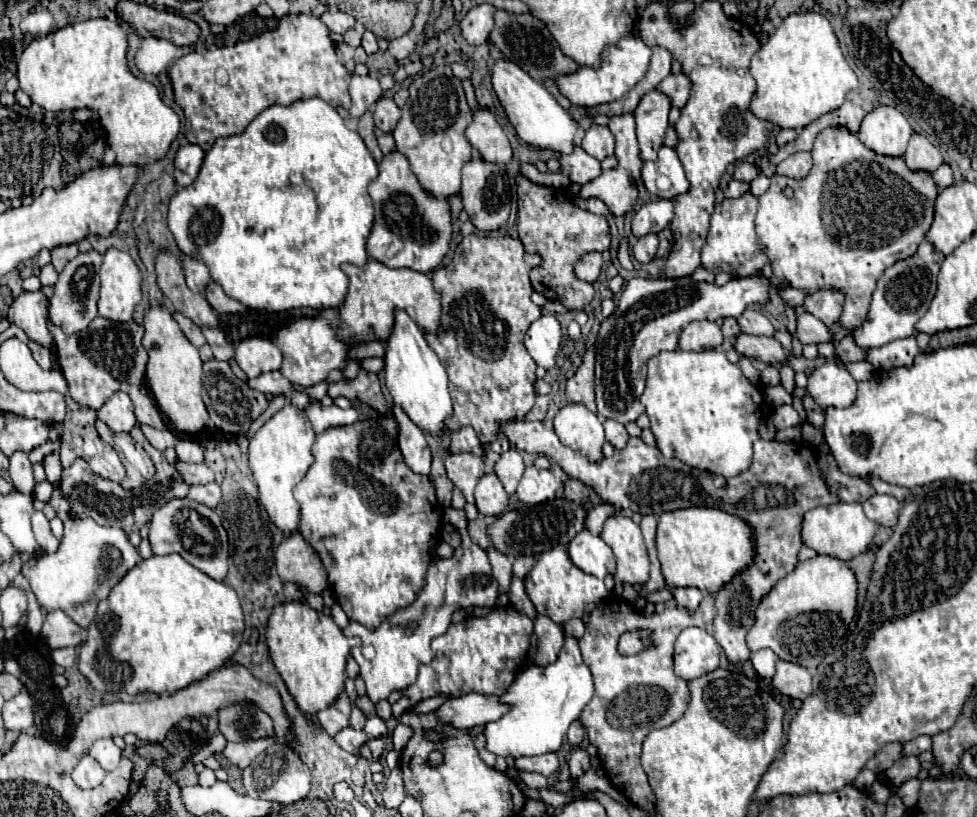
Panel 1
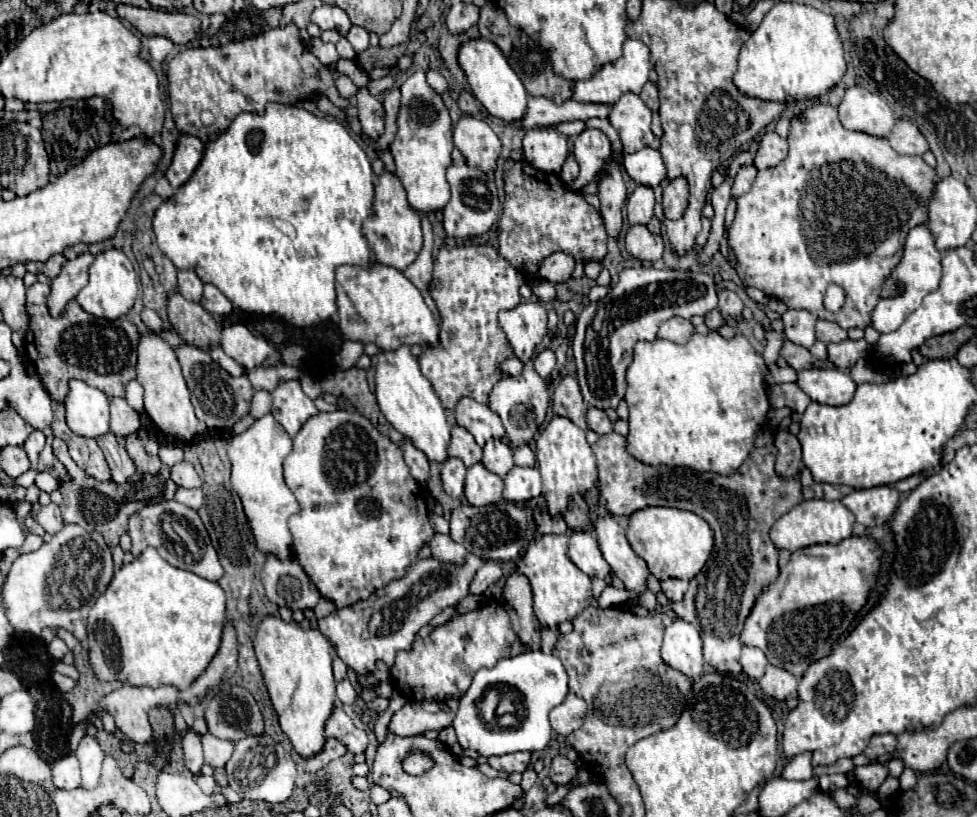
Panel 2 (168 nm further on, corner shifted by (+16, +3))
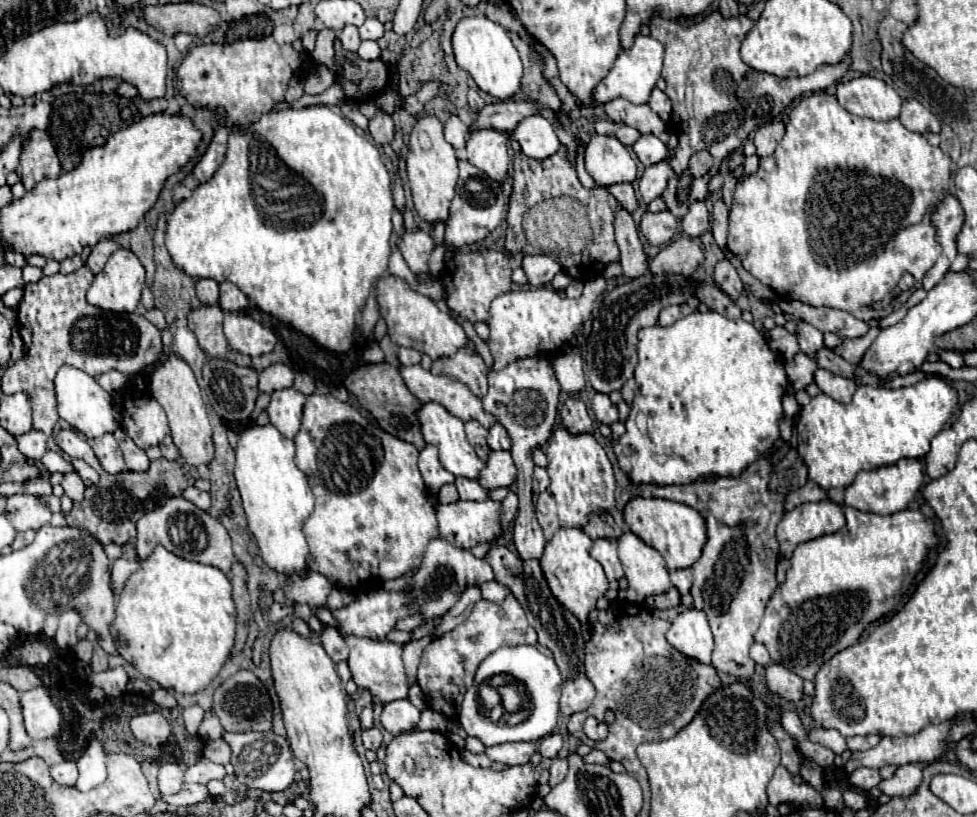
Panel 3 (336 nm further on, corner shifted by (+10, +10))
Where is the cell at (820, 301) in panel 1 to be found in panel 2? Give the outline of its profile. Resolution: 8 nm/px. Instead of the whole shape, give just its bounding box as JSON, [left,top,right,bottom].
[782,310,816,348]

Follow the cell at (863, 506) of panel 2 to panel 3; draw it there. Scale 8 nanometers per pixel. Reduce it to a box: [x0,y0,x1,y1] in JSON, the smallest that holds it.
[844,459,924,515]

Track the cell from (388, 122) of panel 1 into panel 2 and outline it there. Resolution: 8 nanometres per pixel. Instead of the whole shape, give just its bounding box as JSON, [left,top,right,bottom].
[356,88,384,138]

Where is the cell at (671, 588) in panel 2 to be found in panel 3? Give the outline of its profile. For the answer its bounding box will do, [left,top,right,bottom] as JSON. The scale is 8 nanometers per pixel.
[670,569,692,593]

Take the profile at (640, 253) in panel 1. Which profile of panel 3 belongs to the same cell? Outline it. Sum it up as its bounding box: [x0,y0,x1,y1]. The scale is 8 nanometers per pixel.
[640,211,678,245]

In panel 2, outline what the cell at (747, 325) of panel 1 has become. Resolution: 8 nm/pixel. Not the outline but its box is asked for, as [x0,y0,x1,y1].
[718,290,744,320]

